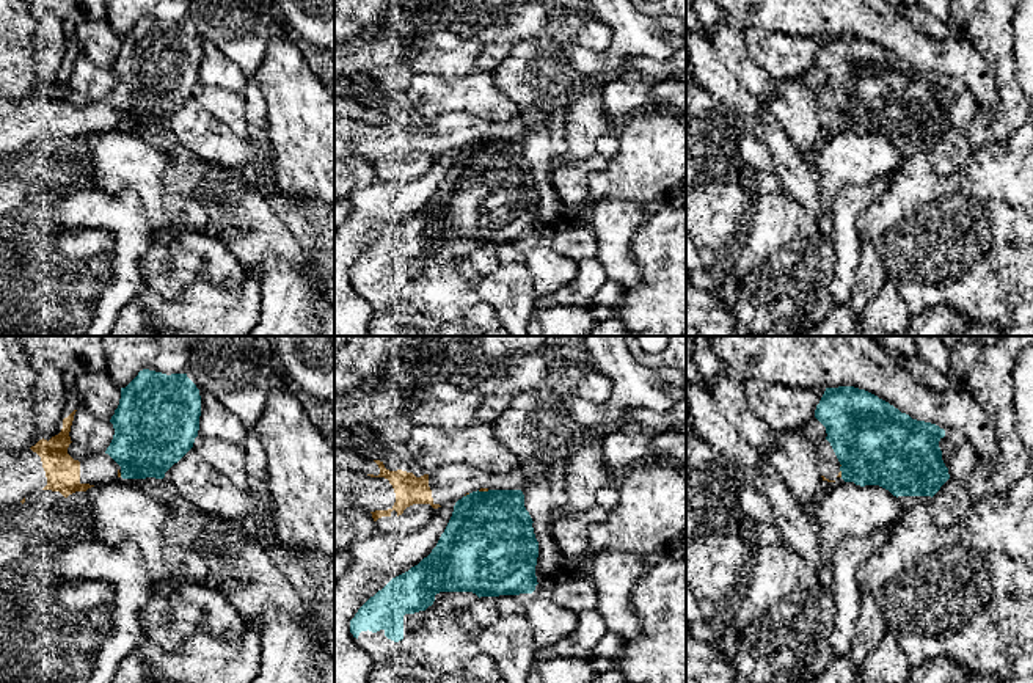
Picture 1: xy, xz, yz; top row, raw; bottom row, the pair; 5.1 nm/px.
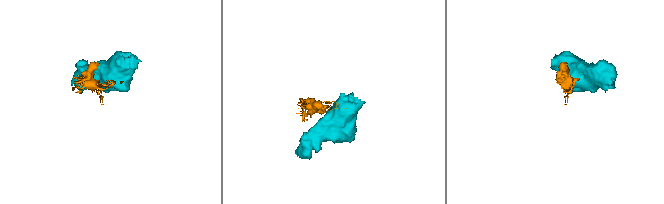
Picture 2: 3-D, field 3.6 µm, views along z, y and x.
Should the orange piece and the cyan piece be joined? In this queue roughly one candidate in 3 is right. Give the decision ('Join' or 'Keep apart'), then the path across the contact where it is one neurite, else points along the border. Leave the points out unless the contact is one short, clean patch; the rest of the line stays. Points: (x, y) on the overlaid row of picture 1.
Keep apart. Boundary: xz (478, 490), (489, 490)

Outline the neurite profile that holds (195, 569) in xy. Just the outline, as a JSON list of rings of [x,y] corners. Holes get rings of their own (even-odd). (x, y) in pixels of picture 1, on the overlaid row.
[[[190,551],[184,559],[185,576],[170,584],[166,594],[171,594],[176,586],[184,583],[201,584],[207,575],[207,565],[198,551]]]

